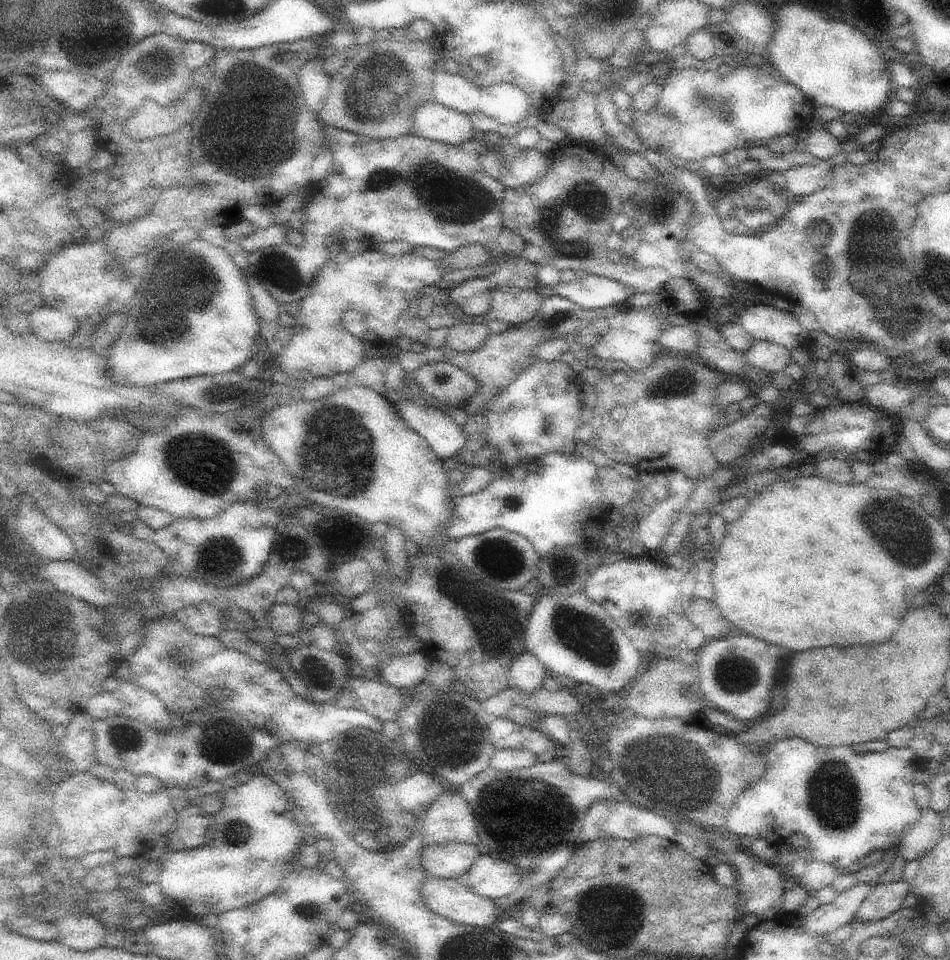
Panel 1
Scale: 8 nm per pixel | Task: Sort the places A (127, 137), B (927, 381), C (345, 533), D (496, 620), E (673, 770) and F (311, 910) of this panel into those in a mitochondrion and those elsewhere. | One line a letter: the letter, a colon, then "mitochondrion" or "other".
A: other
B: other
C: other
D: mitochondrion
E: mitochondrion
F: mitochondrion

